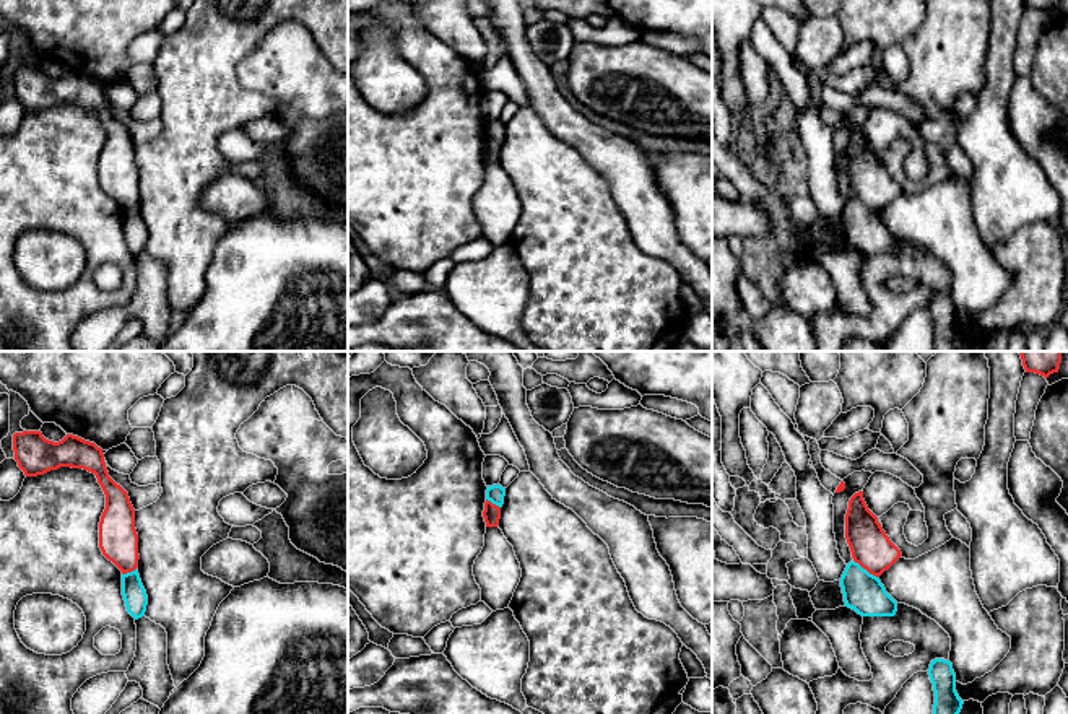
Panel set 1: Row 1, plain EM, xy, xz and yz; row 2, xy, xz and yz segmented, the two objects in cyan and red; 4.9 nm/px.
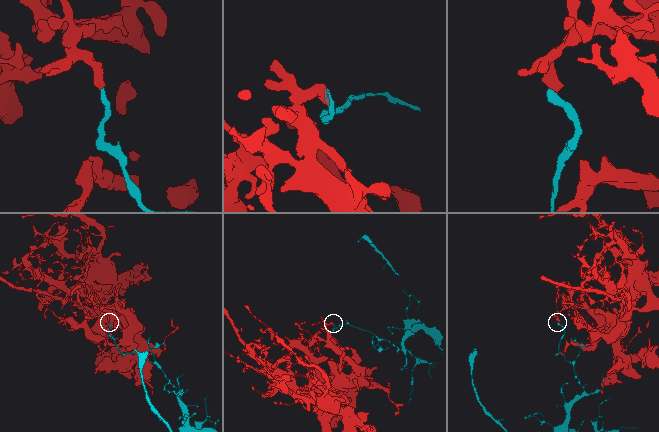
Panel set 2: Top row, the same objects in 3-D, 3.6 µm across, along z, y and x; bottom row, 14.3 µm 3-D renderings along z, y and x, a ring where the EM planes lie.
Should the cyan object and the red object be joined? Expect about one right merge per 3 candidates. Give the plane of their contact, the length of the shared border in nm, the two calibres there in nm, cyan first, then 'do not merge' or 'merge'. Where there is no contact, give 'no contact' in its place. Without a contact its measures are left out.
contact in yz; length 160 nm; calibres 200 and 200 nm; do not merge

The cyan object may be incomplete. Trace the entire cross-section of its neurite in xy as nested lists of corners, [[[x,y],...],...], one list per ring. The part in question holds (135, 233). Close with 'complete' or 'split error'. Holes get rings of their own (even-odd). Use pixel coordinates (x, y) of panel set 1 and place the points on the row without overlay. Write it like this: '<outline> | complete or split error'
[[[138,205],[122,210],[122,231],[127,247],[135,254],[145,252],[148,231],[141,220]]] | complete

